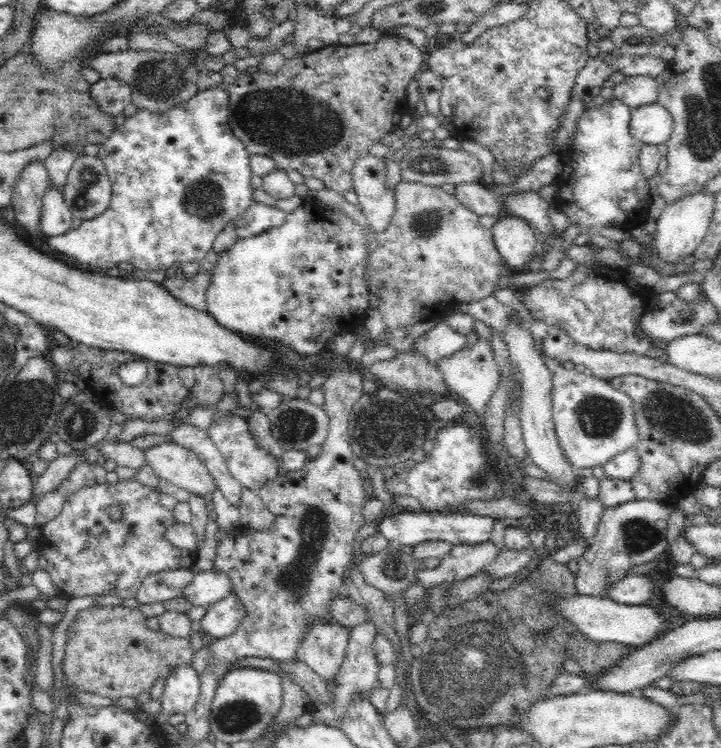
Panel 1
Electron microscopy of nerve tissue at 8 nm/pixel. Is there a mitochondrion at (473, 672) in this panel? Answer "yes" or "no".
yes

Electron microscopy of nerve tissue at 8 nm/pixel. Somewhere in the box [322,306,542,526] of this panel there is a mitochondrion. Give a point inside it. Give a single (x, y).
(386, 428)

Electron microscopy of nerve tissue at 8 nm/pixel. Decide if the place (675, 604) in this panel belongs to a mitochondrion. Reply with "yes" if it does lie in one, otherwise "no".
no

